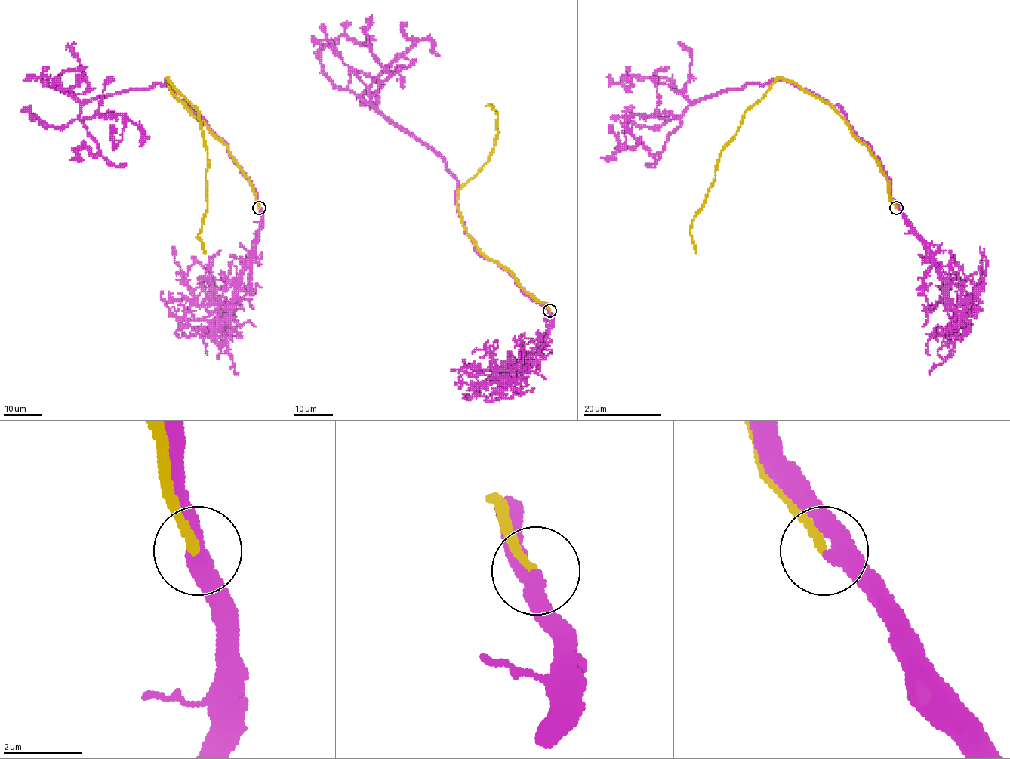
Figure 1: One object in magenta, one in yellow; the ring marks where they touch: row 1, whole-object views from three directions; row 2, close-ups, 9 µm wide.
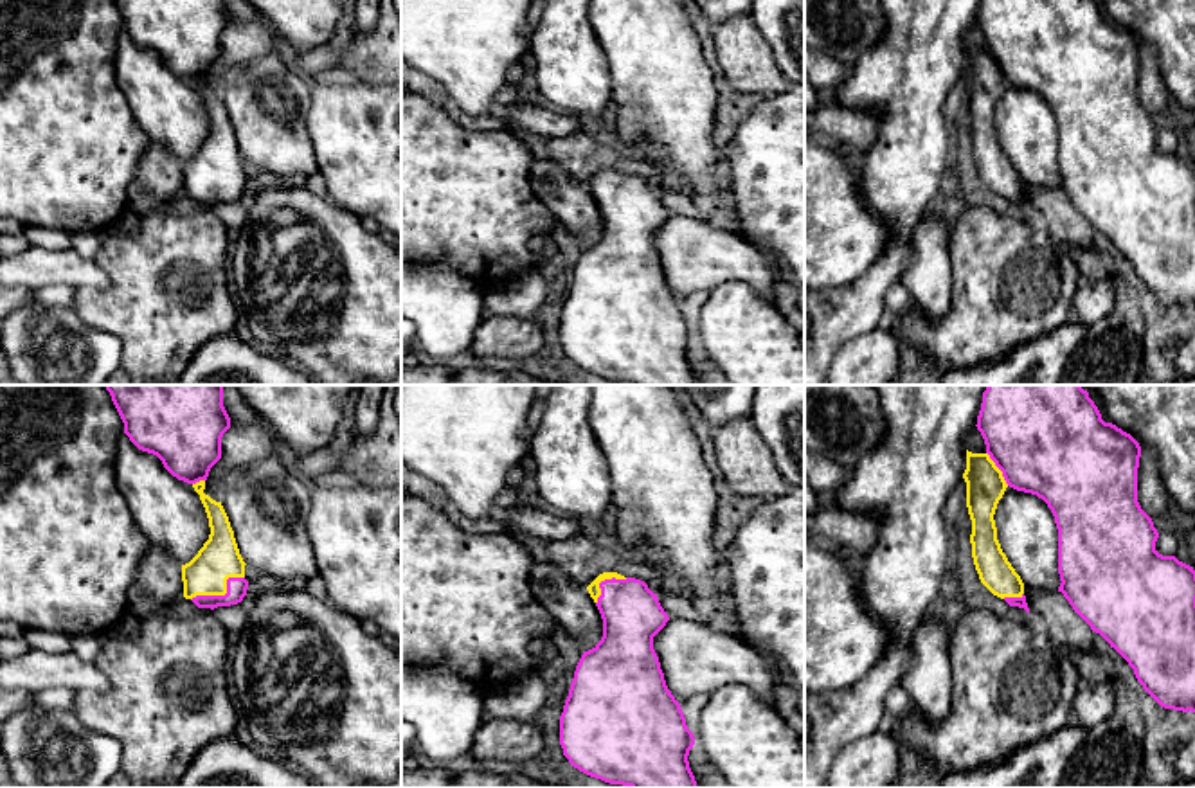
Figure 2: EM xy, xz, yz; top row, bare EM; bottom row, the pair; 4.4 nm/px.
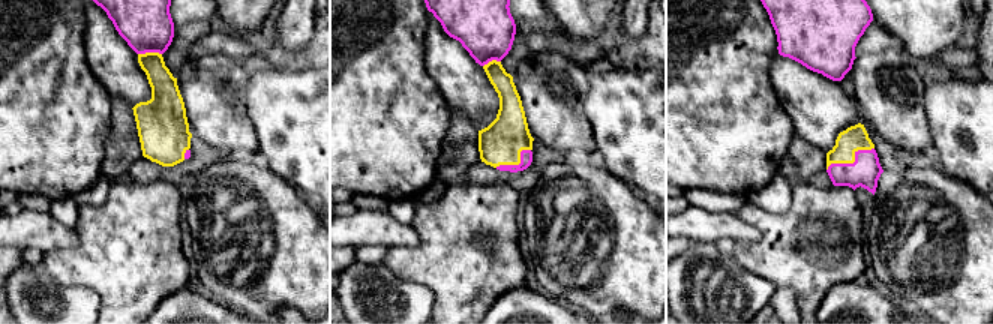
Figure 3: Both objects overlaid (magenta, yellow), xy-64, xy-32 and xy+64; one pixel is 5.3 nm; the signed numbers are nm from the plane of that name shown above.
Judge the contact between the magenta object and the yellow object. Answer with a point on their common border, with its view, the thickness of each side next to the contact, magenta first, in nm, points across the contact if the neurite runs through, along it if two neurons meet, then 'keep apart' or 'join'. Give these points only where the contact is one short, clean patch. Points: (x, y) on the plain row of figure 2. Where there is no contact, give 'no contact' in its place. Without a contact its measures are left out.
xy (222, 193) | 100/190 nm | join

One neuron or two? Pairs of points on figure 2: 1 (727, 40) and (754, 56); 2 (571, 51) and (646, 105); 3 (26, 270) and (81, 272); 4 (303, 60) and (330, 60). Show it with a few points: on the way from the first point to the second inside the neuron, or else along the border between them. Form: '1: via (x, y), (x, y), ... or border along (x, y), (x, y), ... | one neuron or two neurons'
1: via (735, 44), (747, 56) | one neuron
2: border along (596, 38), (609, 65), (610, 108) | two neurons
3: via (40, 270), (67, 270) | one neuron
4: via (310, 60), (323, 60) | one neuron

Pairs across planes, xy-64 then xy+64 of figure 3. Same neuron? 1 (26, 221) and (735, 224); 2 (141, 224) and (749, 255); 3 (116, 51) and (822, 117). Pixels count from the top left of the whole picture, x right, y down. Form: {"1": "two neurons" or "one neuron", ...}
{"1": "one neuron", "2": "one neuron", "3": "one neuron"}

